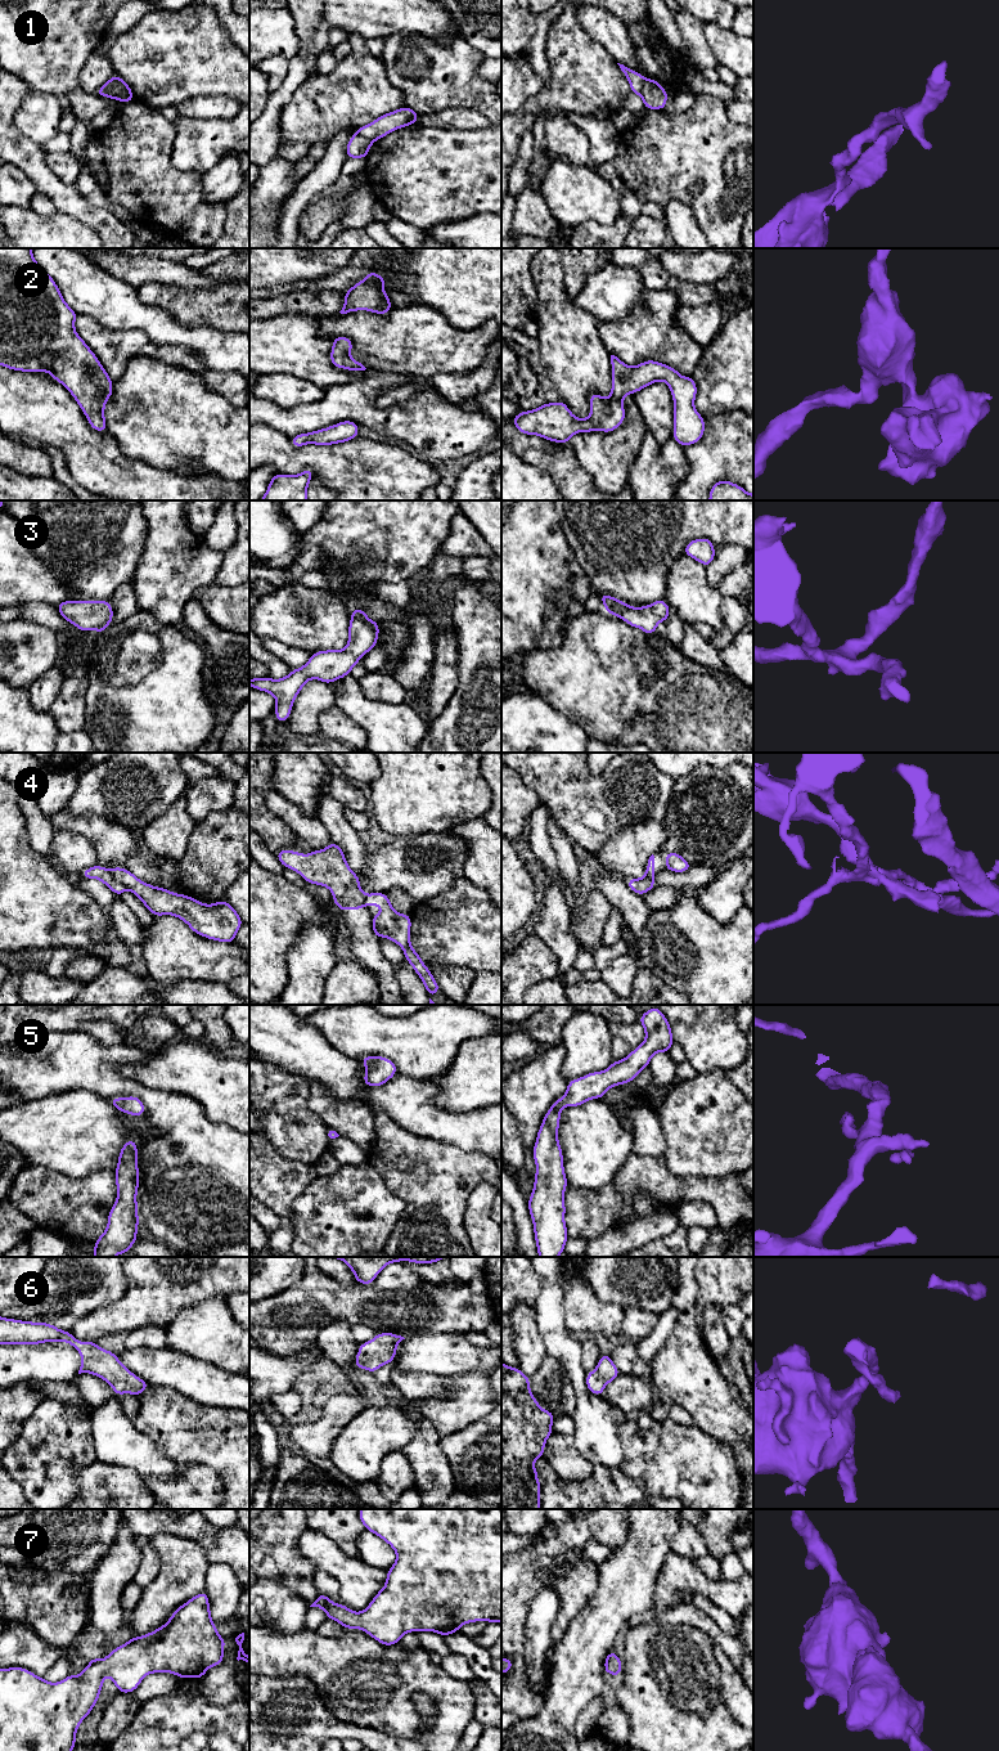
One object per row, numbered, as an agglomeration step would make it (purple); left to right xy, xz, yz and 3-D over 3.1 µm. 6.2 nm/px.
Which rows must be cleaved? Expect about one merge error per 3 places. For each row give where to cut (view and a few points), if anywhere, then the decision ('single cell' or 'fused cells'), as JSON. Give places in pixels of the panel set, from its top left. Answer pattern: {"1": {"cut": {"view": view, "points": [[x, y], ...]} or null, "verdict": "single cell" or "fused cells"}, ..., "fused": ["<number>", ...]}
{"1": {"cut": {"view": "xy", "points": [[108, 81], [112, 93], [117, 98]]}, "verdict": "fused cells"}, "2": {"cut": null, "verdict": "single cell"}, "3": {"cut": null, "verdict": "single cell"}, "4": {"cut": {"view": "xy", "points": [[109, 871], [126, 888]]}, "verdict": "fused cells"}, "5": {"cut": null, "verdict": "single cell"}, "6": {"cut": null, "verdict": "single cell"}, "7": {"cut": null, "verdict": "single cell"}, "fused": ["1", "4"]}

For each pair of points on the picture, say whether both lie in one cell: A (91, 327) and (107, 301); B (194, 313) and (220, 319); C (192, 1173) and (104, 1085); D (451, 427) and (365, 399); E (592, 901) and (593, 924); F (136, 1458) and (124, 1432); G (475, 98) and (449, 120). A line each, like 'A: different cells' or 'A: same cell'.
A: different cells
B: same cell
C: same cell
D: same cell
E: same cell
F: same cell
G: different cells

